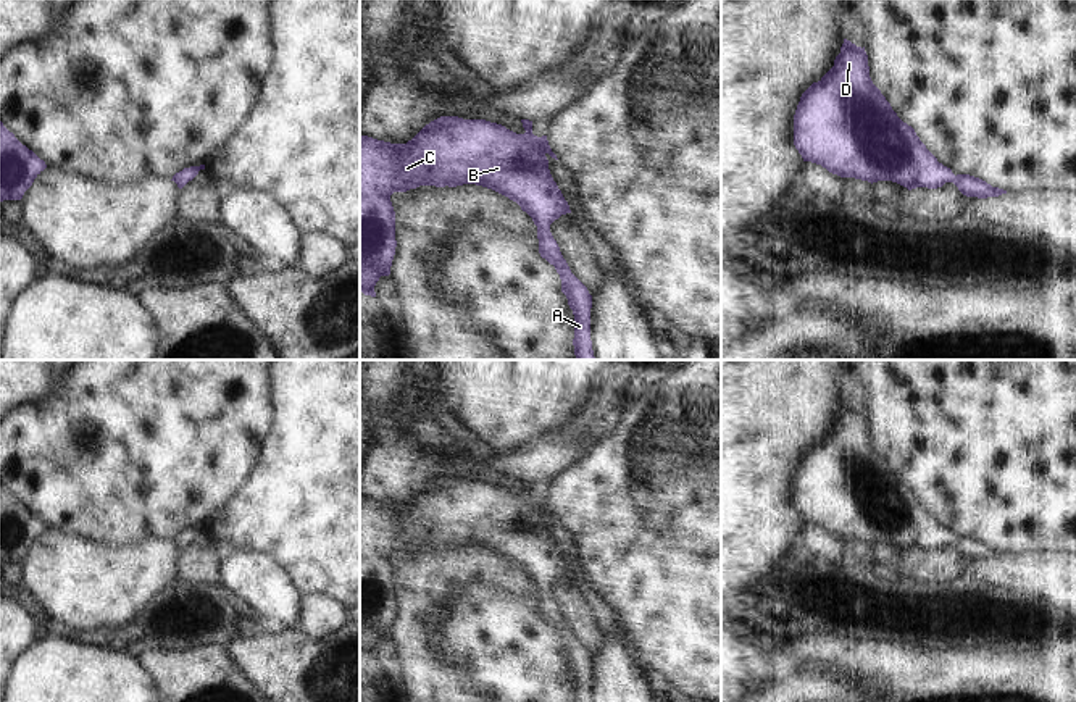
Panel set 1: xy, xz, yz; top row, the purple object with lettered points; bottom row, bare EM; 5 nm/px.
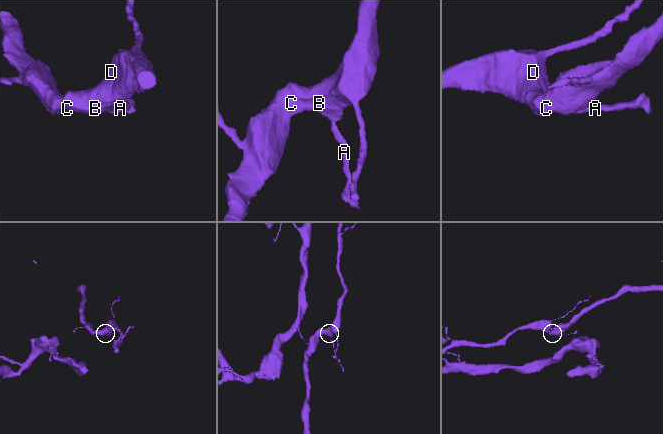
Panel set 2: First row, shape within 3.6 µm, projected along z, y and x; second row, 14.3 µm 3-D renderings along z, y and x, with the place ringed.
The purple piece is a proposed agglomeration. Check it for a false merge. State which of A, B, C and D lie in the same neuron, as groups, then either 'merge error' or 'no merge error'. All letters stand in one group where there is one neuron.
A B C D; no merge error

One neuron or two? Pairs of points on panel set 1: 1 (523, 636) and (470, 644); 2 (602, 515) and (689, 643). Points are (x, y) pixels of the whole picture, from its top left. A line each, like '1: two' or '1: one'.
1: one
2: one

